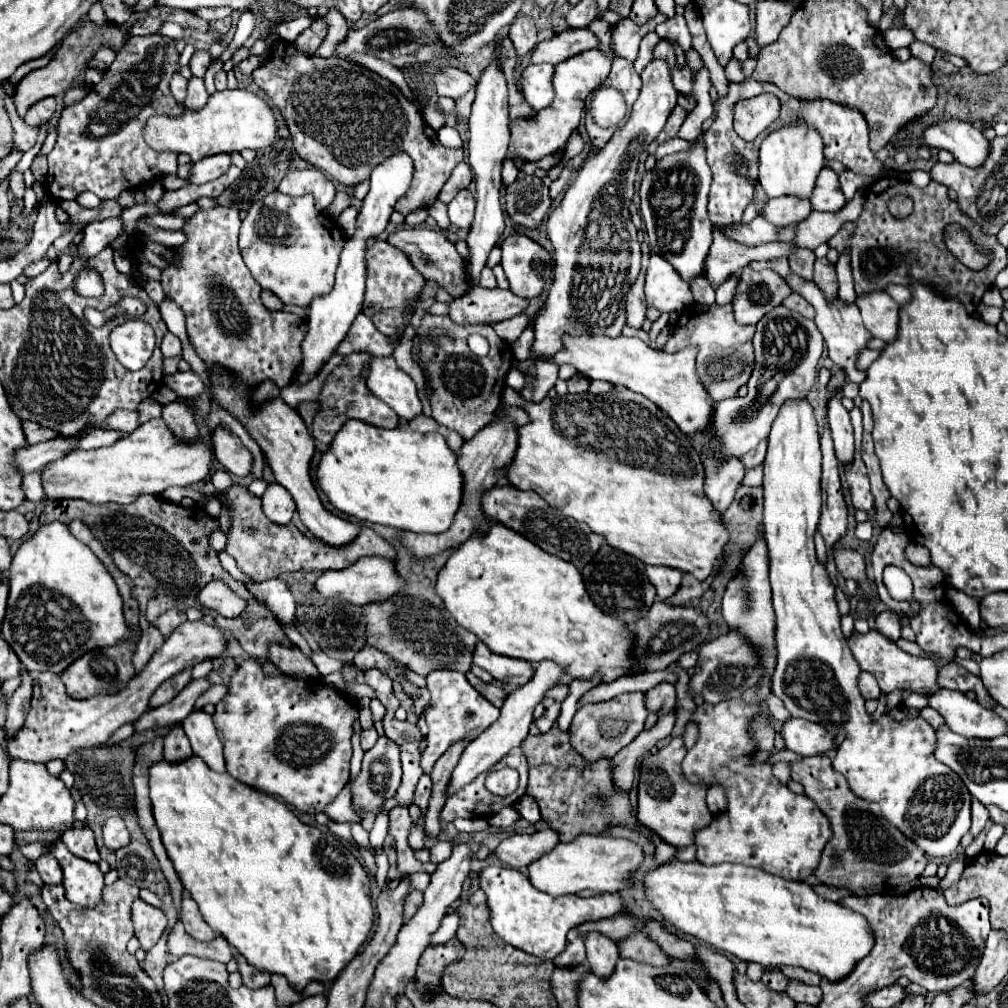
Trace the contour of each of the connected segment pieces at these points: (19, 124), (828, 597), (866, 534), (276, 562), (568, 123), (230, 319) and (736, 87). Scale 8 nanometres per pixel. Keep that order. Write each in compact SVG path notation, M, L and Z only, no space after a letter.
M7 95L5 97L5 107L9 114L9 118L11 118L13 134L15 134L15 138L13 138L13 148L15 148L15 150L19 150L19 152L27 152L27 150L29 150L29 148L35 144L35 140L37 140L39 128L27 126L27 124L25 124L25 120L17 116L15 106L12 101L11 96Z
M807 400L785 402L775 418L769 434L769 450L763 462L765 476L765 514L763 530L765 544L769 550L769 580L773 592L773 608L777 616L777 666L771 678L771 690L783 700L785 708L793 718L811 720L825 726L829 732L845 732L847 738L837 748L833 768L841 772L851 790L867 800L881 804L883 816L895 824L907 838L911 838L929 856L949 856L959 846L963 834L971 826L971 794L963 786L961 778L935 758L935 730L923 720L893 722L889 716L881 716L877 724L871 722L865 712L865 700L857 688L857 676L861 674L847 640L841 634L841 614L835 602L835 586L815 556L813 534L817 530L821 514L821 448L819 448L819 426L813 408Z
M871 521L858 523L855 529L856 536L863 541L869 542L873 537L873 525Z
M231 486L227 492L217 496L221 502L225 502L227 498L231 500L233 524L227 540L227 552L237 560L237 566L249 576L253 576L257 582L295 570L343 570L363 556L385 556L391 560L397 558L395 548L371 528L363 528L361 534L349 546L331 548L319 540L309 540L293 524L279 526L267 520L261 510L261 500L251 496L243 486Z
M587 50L583 54L577 54L575 58L569 58L567 62L561 62L555 68L553 86L555 86L555 100L549 108L543 108L537 112L531 120L513 120L511 122L511 142L509 142L509 158L521 158L527 162L537 162L547 154L553 154L559 146L563 146L571 134L573 128L579 126L585 100L587 96L597 90L609 76L611 60L601 50Z
M217 206L193 214L183 228L183 232L187 234L187 242L179 248L177 264L163 270L161 284L165 296L183 308L187 316L189 344L193 346L193 350L199 354L199 358L205 362L209 370L225 368L237 382L249 384L253 388L265 380L271 380L275 386L283 388L291 384L291 380L295 378L295 366L299 366L301 342L307 334L307 320L289 312L271 312L261 304L259 298L261 286L251 276L237 248L239 226L241 220L235 208Z
M753 78L743 80L741 84L729 84L729 94L723 100L715 100L717 104L717 118L709 126L709 130L697 140L705 144L707 150L707 164L713 170L713 186L709 192L709 218L717 226L729 226L741 222L743 210L753 198L753 184L757 180L759 170L759 144L767 136L763 132L755 142L743 142L735 130L733 130L733 106L739 102L739 98L753 98L757 94L765 92L765 84L757 82Z

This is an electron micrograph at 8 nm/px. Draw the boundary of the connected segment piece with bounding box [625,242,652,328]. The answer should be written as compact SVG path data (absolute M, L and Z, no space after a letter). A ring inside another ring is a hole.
M641 244L641 274L637 277L637 282L631 286L631 290L625 296L625 310L627 310L627 326L641 328L645 322L645 294L643 294L643 282L645 282L645 268L643 268L643 258L645 262L650 260L652 252L650 248L643 248ZM650 250L650 252L649 252Z

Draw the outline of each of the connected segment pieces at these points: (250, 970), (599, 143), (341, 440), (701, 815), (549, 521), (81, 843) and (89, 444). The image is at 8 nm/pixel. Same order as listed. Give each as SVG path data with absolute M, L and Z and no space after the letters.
M235 952L235 960L237 960L237 972L241 974L243 984L245 984L247 988L259 990L259 988L271 984L269 974L267 974L267 972L259 972L259 970L255 970L253 966L249 966L249 962L247 962L239 952Z
M589 114L585 116L585 128L587 128L587 134L591 138L593 148L597 148L597 150L603 148L609 142L609 138L613 136L613 132L617 130L617 128L601 128L601 126L597 126L595 120Z
M351 420L339 430L335 442L321 458L317 480L337 510L359 520L391 526L397 530L409 530L415 534L447 532L463 500L463 474L457 466L457 454L447 446L439 432L421 434L405 428L383 430L361 420Z
M673 738L665 748L661 748L655 756L645 756L641 760L641 778L639 778L639 808L637 818L641 826L657 834L663 842L683 848L693 844L695 830L707 826L711 822L711 812L705 804L707 788L689 784L683 778L681 762L685 756L683 738Z
M495 486L493 490L489 490L483 496L483 510L487 516L497 520L499 524L519 532L521 536L525 536L527 540L537 544L541 550L575 564L579 570L583 570L583 566L587 562L591 562L591 558L599 552L599 548L603 544L603 538L599 534L591 532L587 524L579 524L577 520L559 514L539 494L521 492L515 486Z
M77 826L77 828L69 830L67 834L63 834L61 840L69 848L71 854L75 854L83 860L89 860L89 862L99 862L101 860L99 852L97 852L97 846L95 846L93 832L87 826Z
M111 432L87 434L87 436L79 442L79 448L81 448L81 450L93 450L93 448L101 448L101 446L111 446L111 444L115 444L117 440L121 440L123 436L127 436L127 434L115 434L115 436L111 436Z

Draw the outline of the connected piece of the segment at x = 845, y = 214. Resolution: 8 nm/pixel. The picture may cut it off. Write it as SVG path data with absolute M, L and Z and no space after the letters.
M857 190L855 198L851 202L845 204L845 208L837 214L827 214L827 212L811 212L807 220L803 220L797 230L795 230L795 238L793 242L799 248L809 248L815 250L819 244L827 242L845 222L849 220L857 220L861 210L863 210L863 190Z

